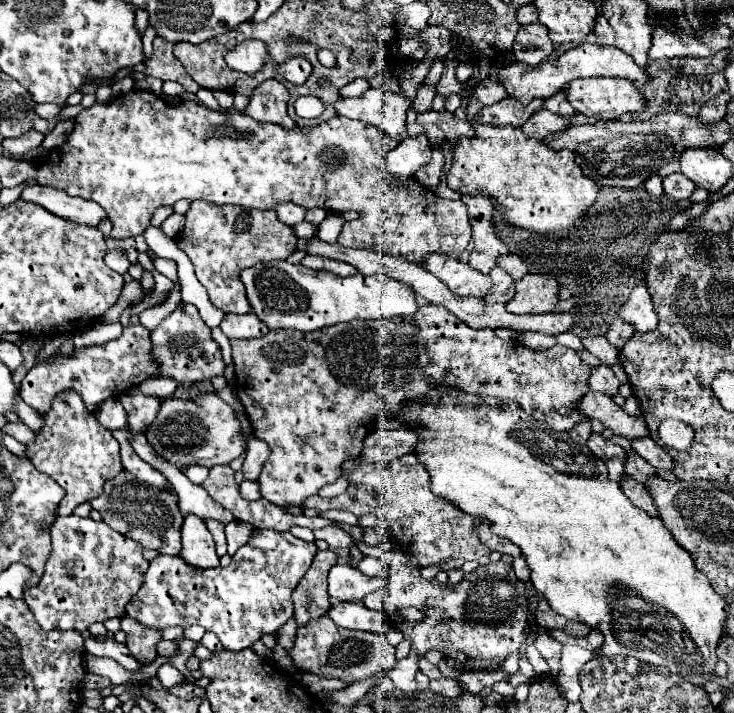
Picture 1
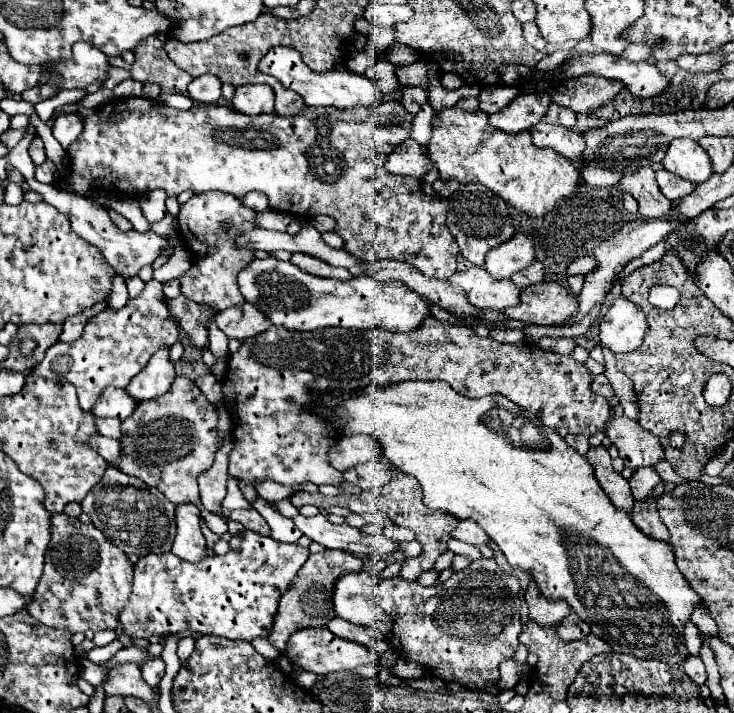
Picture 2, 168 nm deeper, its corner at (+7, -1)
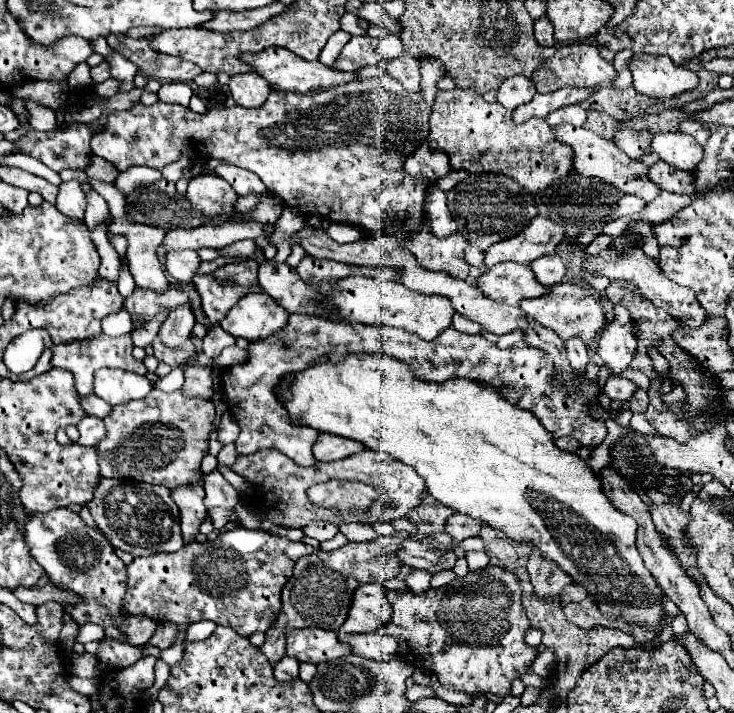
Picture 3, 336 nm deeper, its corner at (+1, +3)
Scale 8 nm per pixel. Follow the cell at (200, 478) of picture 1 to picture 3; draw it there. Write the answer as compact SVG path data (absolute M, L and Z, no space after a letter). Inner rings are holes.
M214 471L204 477L204 489L206 489L206 497L204 497L206 509L214 509L214 507L232 509L238 503L236 489L220 475L220 471Z

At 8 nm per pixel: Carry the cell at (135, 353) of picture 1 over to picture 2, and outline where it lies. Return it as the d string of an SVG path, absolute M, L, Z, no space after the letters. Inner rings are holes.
M148 281L146 289L118 311L102 311L98 317L86 323L80 339L72 343L56 343L48 349L44 361L32 371L32 377L66 379L78 389L78 403L84 411L90 411L100 393L108 385L124 389L144 365L148 365L152 353L164 345L172 347L178 341L178 327L170 319L168 305L164 301L162 283Z

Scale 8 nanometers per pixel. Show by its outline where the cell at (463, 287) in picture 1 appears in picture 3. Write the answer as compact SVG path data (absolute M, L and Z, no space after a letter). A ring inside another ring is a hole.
M498 263L488 273L480 275L476 285L492 301L506 305L518 305L522 299L542 297L550 289L540 285L528 265L520 263Z

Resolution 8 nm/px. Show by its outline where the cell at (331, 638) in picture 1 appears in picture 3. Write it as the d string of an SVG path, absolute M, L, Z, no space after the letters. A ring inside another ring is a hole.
M310 627L290 631L286 635L286 655L298 661L310 661L316 665L322 661L340 659L346 653L350 653L350 647L340 643L334 631Z

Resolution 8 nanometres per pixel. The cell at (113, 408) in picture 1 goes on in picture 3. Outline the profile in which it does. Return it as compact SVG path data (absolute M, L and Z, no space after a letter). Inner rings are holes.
M98 369L98 373L94 373L92 391L114 407L146 397L152 391L152 383L146 375L136 375L124 369Z

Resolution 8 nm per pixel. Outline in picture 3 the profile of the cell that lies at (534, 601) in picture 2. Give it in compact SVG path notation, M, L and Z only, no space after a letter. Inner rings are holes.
M532 549L528 561L528 575L534 585L534 593L538 597L554 597L560 595L562 589L572 581L568 573L564 573L554 561L546 561L538 549Z

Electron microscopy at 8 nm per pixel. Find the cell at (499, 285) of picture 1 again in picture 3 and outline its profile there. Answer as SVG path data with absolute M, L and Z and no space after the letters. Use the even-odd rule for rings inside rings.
M538 215L516 237L510 237L506 241L500 241L498 245L492 245L484 253L484 265L488 269L504 261L516 261L516 263L530 265L534 259L542 255L552 255L556 245L564 239L564 235L566 231L560 223L552 221L550 217Z

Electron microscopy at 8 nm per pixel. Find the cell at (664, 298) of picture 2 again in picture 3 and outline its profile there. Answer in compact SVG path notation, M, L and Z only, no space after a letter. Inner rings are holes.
M608 247L594 257L584 257L584 269L592 275L604 275L610 281L622 279L622 281L628 281L628 283L636 285L640 289L642 297L646 297L656 307L670 313L676 321L680 321L686 327L700 327L702 323L706 323L710 319L710 315L700 307L698 299L694 297L694 291L690 291L686 287L680 287L680 285L674 285L674 281L666 279L660 273L660 267L658 267L656 259L650 259L648 255L644 255L642 249L632 249L632 253L614 253L614 247Z

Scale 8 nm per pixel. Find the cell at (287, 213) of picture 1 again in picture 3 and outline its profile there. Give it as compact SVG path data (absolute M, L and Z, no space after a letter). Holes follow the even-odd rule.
M218 165L214 171L222 179L226 179L234 187L234 191L238 195L246 195L246 193L260 195L260 193L266 191L266 187L262 185L262 181L254 173L250 173L246 169L238 169L234 165Z

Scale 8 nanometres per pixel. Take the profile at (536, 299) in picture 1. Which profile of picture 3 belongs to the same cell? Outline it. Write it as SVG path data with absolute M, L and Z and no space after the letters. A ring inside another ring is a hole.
M562 281L550 289L550 295L538 297L538 299L526 299L520 303L520 309L534 321L542 323L544 327L558 333L562 341L568 341L570 337L580 337L584 341L596 337L606 321L604 309L598 303L598 299L590 293L590 289Z

